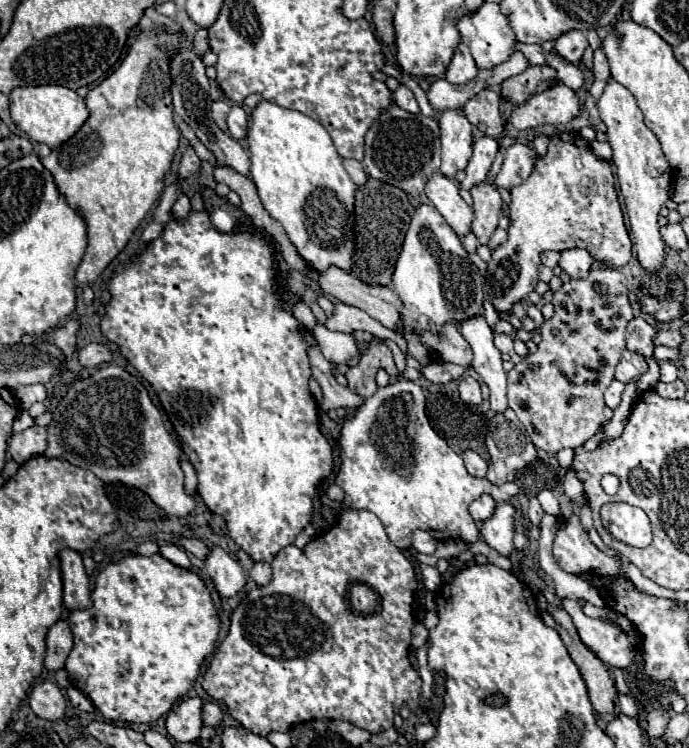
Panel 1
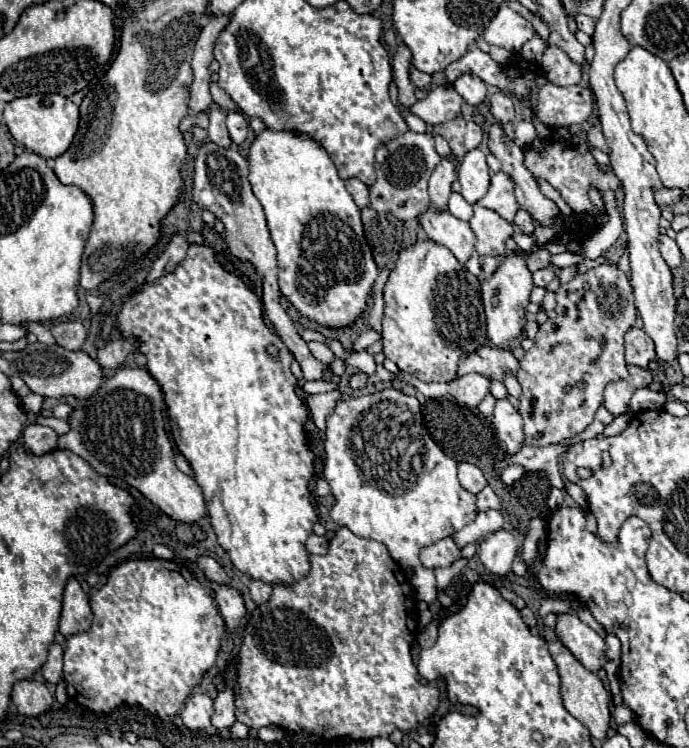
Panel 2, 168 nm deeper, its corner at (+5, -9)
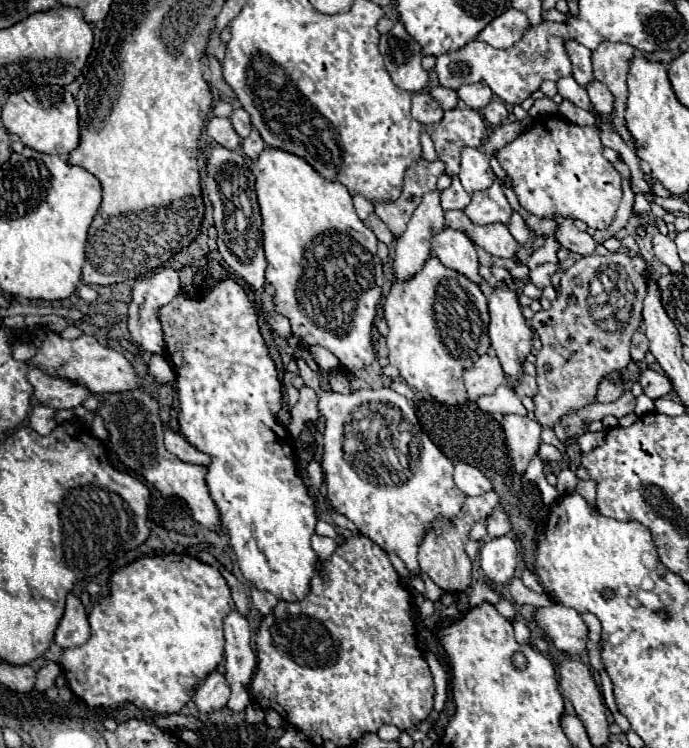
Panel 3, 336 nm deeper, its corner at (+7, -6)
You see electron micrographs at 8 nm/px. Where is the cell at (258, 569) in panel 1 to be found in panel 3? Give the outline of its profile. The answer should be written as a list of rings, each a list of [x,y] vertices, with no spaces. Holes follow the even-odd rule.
[[[252,588],[250,592],[252,596],[252,602],[254,606],[260,610],[260,614],[268,614],[276,604],[278,604],[278,598],[266,590],[258,590],[258,588]]]

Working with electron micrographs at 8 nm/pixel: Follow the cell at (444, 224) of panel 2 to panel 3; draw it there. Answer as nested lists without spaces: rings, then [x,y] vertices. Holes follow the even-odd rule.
[[[444,226],[436,238],[432,238],[432,252],[440,258],[440,262],[472,282],[480,284],[482,278],[478,274],[478,258],[474,242],[460,230]]]

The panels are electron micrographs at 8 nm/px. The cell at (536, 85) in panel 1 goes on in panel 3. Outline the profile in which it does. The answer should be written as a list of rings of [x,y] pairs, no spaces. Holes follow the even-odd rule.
[[[498,98],[490,100],[490,102],[482,108],[482,114],[484,114],[484,118],[486,118],[492,126],[498,126],[498,124],[502,124],[502,122],[506,122],[506,120],[510,118],[510,112],[508,112],[506,104],[500,102]]]

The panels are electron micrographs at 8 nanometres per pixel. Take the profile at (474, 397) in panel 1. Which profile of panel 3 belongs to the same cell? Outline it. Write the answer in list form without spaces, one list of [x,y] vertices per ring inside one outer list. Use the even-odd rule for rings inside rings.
[[[494,354],[480,356],[470,368],[464,370],[464,384],[470,402],[476,402],[480,396],[492,394],[500,384],[506,384],[498,358]]]

